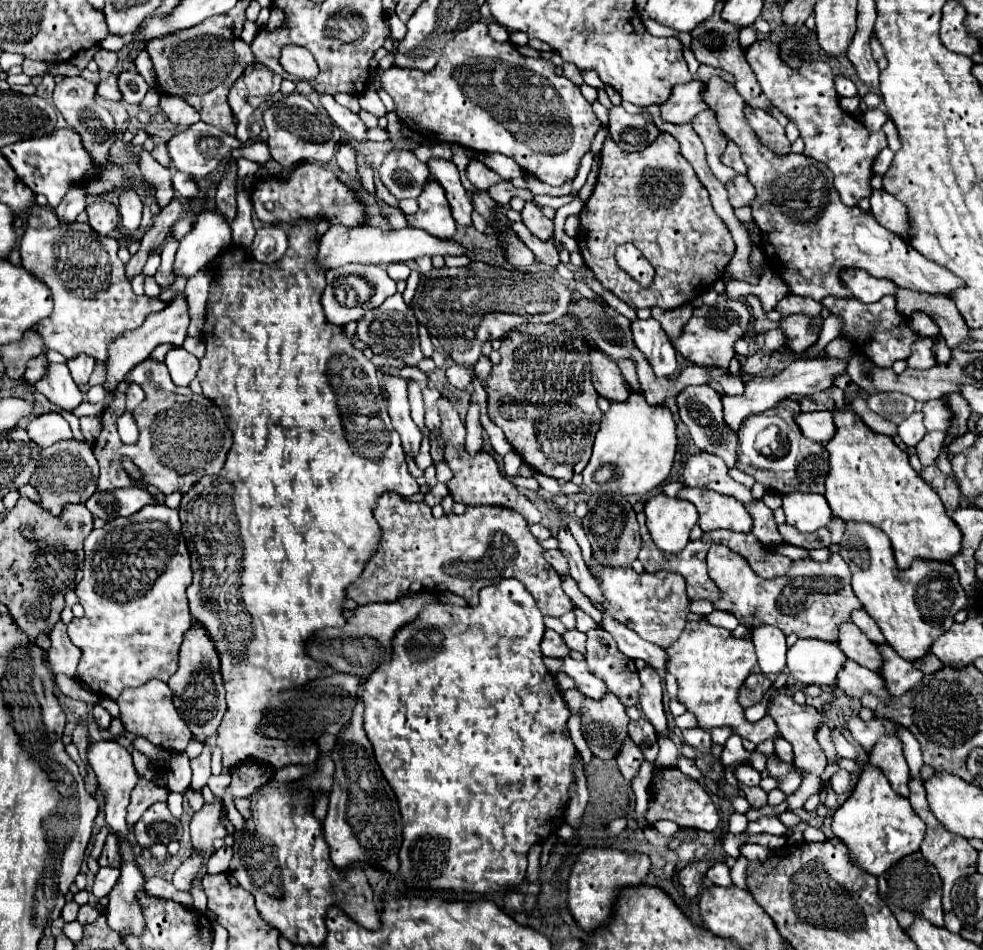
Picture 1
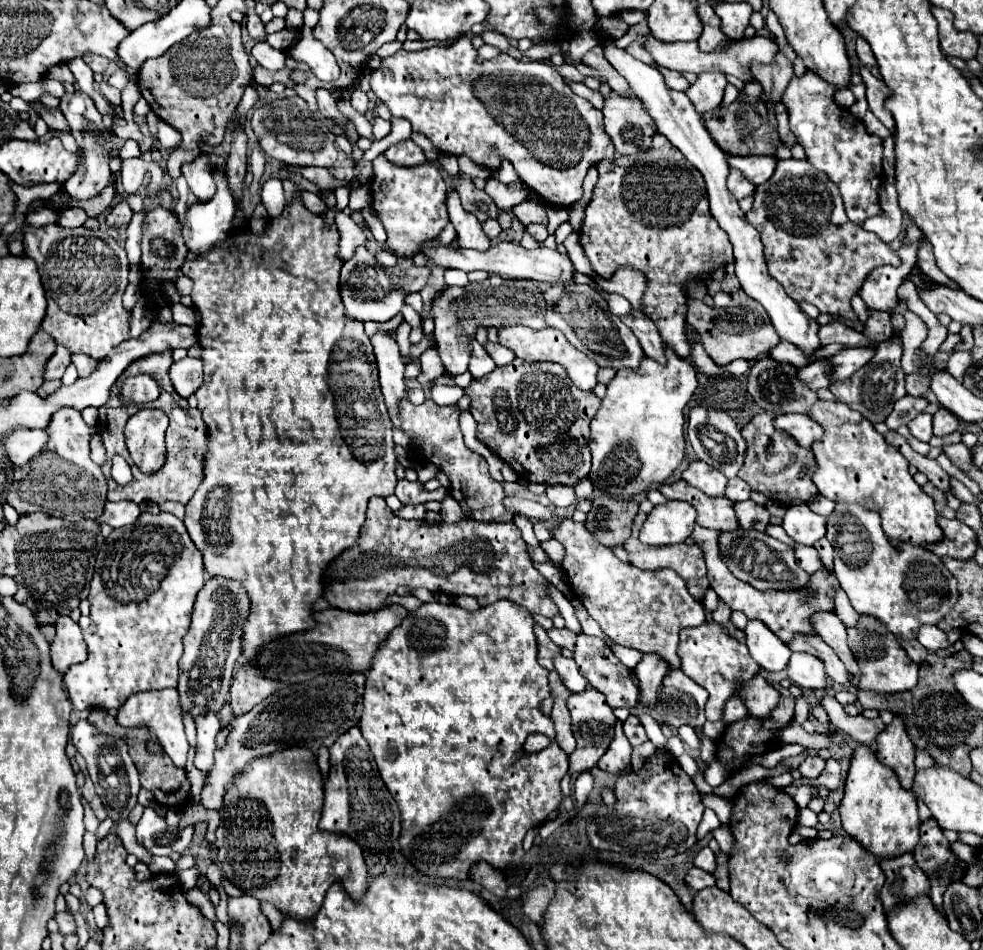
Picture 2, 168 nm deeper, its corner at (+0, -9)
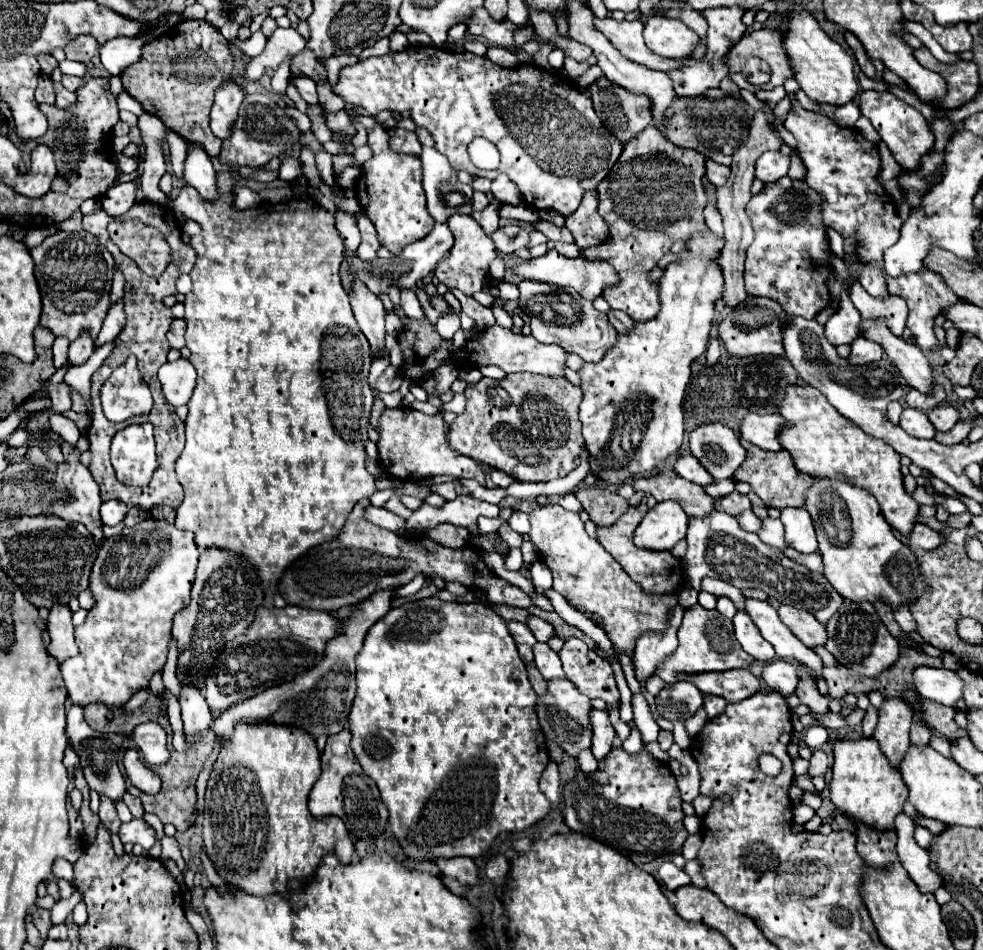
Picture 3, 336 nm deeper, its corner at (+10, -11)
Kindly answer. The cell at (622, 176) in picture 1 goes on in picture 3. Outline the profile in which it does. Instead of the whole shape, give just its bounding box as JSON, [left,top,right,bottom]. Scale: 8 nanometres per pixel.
[582,125,708,321]

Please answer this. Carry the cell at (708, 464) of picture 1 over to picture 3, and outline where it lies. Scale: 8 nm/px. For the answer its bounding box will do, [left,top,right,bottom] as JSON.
[674,455,714,487]

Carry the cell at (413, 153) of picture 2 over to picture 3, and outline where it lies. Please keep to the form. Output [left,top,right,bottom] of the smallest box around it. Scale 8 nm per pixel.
[390,129,420,155]

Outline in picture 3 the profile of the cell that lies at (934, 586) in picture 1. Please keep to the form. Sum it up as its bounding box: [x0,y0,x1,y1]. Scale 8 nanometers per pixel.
[806,477,928,609]

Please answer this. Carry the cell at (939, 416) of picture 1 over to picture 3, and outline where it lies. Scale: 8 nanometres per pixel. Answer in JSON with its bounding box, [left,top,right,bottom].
[928,405,960,431]

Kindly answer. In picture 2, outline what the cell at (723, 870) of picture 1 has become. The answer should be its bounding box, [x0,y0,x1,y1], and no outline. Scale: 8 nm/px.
[686,867,716,891]

